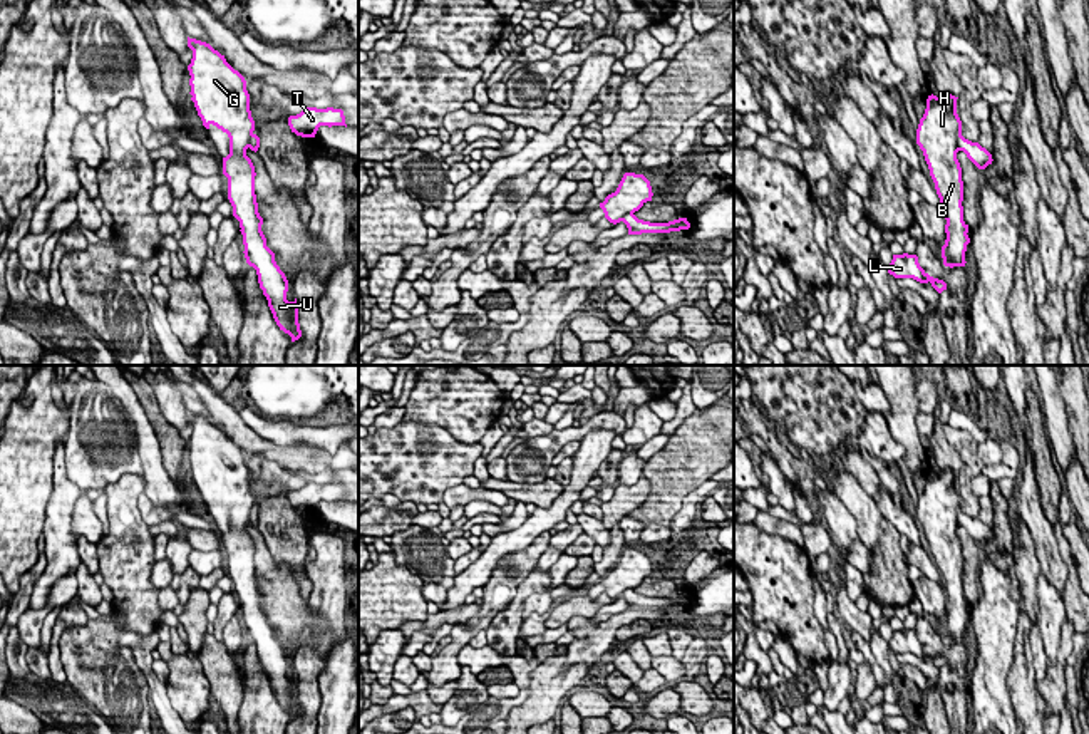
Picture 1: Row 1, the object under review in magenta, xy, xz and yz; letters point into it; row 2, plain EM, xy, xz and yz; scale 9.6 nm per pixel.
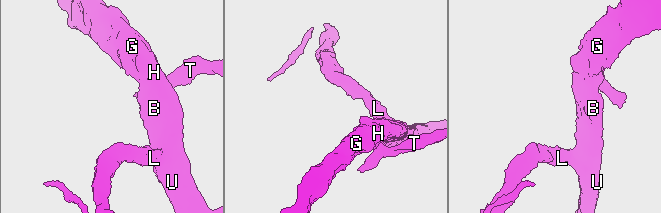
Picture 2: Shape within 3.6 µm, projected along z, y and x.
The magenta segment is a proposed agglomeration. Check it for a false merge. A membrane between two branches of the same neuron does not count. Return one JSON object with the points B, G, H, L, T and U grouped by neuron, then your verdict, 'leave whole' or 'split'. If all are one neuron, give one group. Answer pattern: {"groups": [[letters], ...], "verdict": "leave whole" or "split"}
{"groups": [["B", "G", "H", "L", "U"], ["T"]], "verdict": "split"}

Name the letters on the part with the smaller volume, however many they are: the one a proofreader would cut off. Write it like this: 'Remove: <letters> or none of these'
Remove: T

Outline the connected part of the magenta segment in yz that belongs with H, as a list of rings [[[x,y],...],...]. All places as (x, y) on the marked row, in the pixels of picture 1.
[[[952,94],[928,96],[925,114],[916,129],[916,144],[923,151],[947,220],[942,258],[943,265],[950,268],[965,266],[965,251],[970,243],[968,225],[963,221],[962,168],[957,159],[958,137],[962,136],[957,99]]]

